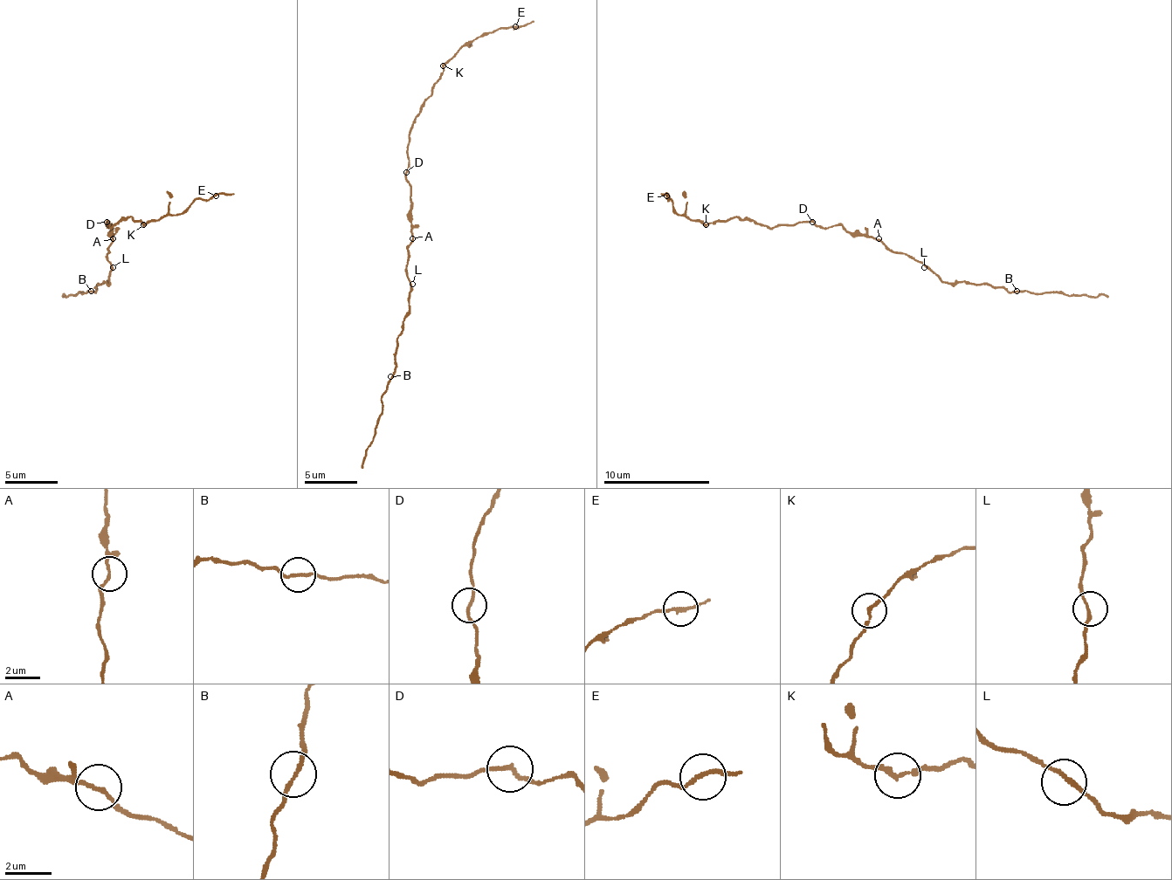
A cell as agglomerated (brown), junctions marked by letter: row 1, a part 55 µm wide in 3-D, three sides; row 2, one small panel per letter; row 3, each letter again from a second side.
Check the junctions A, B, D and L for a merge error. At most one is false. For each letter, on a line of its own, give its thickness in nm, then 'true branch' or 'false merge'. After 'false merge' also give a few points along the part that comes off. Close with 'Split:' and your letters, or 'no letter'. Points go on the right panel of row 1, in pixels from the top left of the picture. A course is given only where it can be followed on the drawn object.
A: 150 nm thick; true branch
B: 150 nm thick; true branch
D: 160 nm thick; true branch
L: 160 nm thick; true branch
Split: no letter

